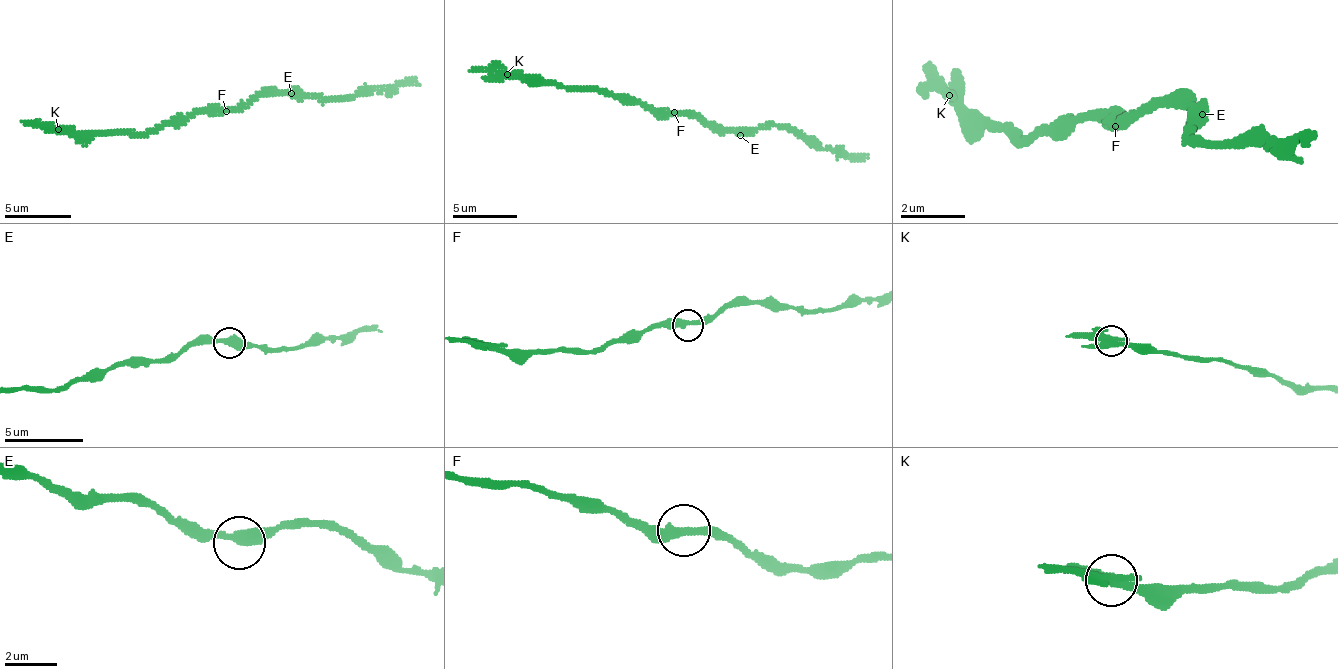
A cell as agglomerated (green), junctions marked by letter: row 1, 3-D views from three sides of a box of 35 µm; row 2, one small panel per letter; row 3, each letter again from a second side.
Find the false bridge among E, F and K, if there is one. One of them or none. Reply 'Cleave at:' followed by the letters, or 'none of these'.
Cleave at: K

